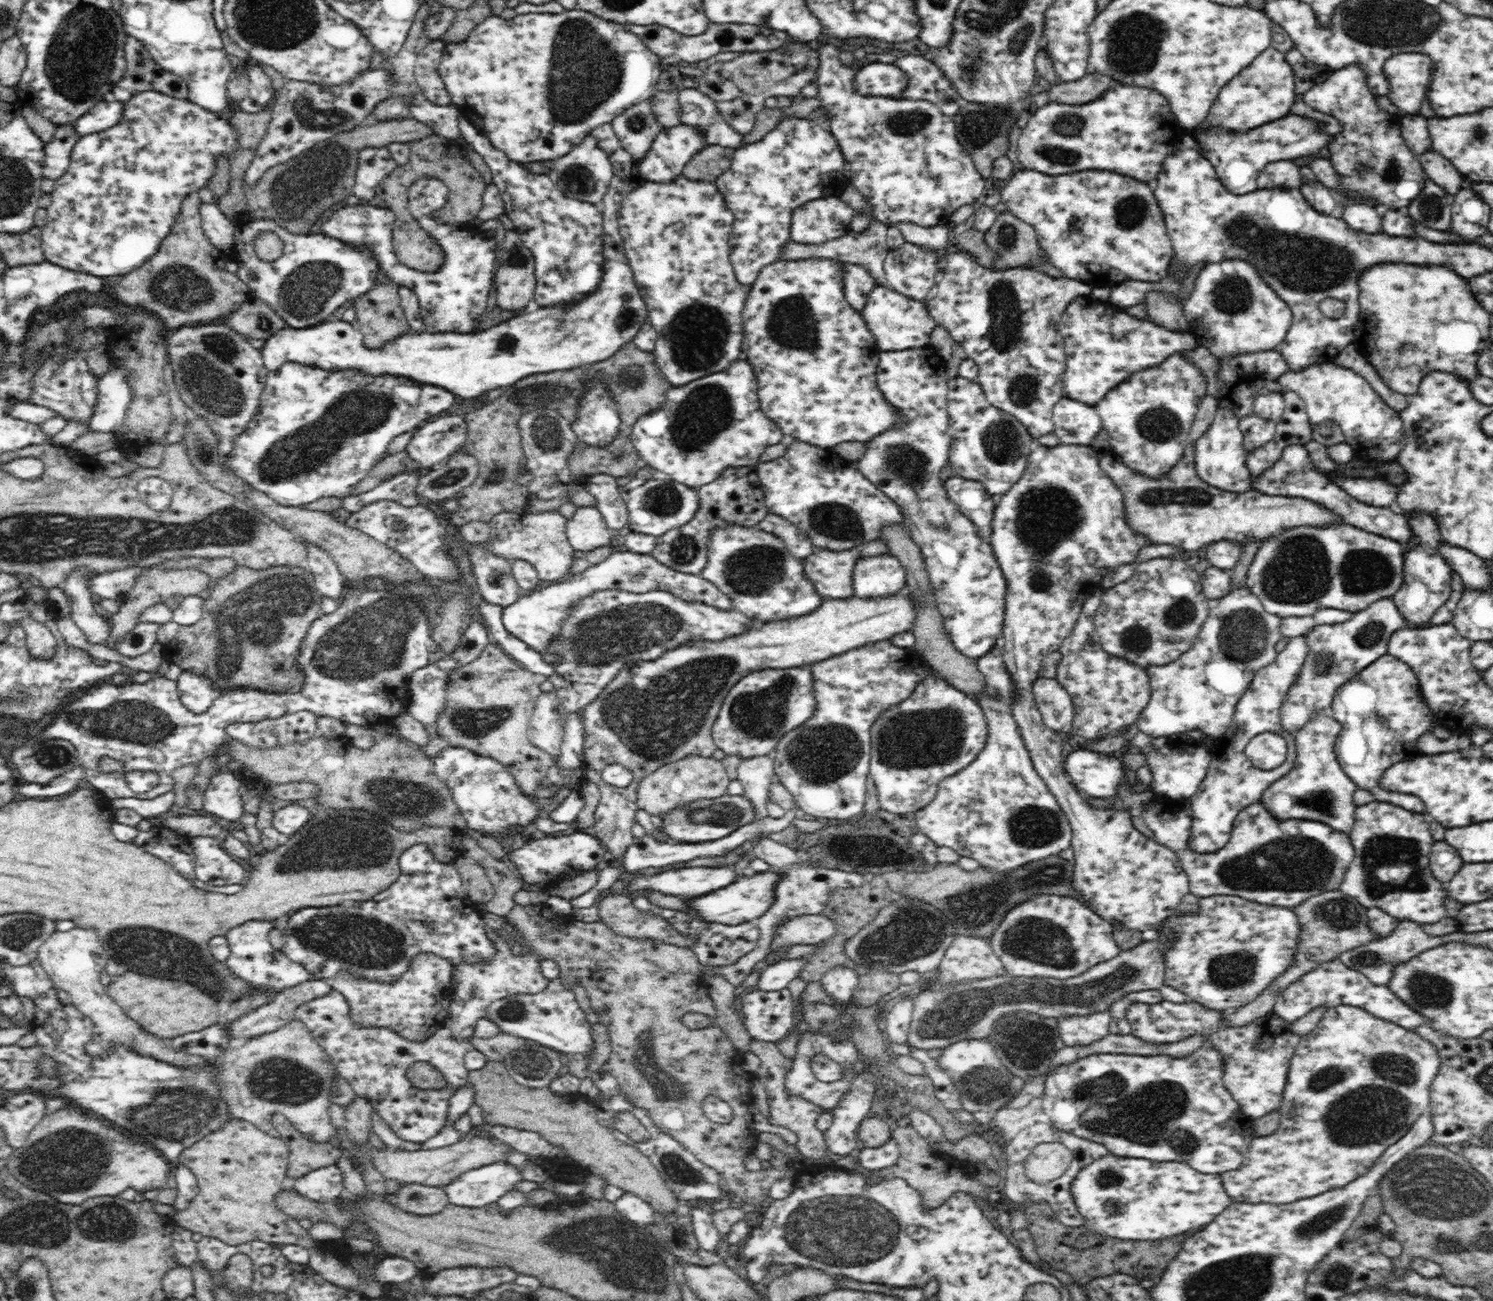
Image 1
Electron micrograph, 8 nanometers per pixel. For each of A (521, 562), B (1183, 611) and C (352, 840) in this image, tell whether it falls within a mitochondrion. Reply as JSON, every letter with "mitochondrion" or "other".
{"A":"other","B":"mitochondrion","C":"mitochondrion"}

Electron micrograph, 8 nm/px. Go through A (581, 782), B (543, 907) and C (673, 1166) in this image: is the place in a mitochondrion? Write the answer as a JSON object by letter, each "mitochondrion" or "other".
{"A":"other","B":"other","C":"mitochondrion"}

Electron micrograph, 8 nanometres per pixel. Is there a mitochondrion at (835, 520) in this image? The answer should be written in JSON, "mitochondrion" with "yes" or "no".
{"mitochondrion":"yes"}

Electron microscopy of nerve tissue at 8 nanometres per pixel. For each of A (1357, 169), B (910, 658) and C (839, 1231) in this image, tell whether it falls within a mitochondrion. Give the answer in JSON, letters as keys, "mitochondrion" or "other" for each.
{"A":"mitochondrion","B":"other","C":"mitochondrion"}

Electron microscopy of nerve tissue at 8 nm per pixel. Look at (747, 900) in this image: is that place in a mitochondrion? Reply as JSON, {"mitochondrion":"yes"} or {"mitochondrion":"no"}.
{"mitochondrion":"no"}

